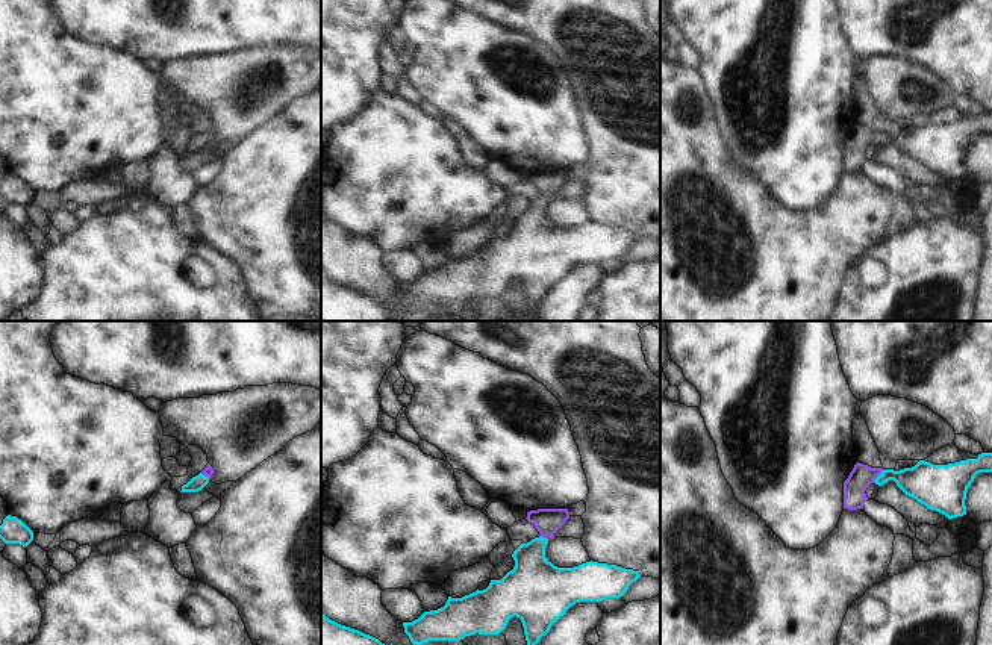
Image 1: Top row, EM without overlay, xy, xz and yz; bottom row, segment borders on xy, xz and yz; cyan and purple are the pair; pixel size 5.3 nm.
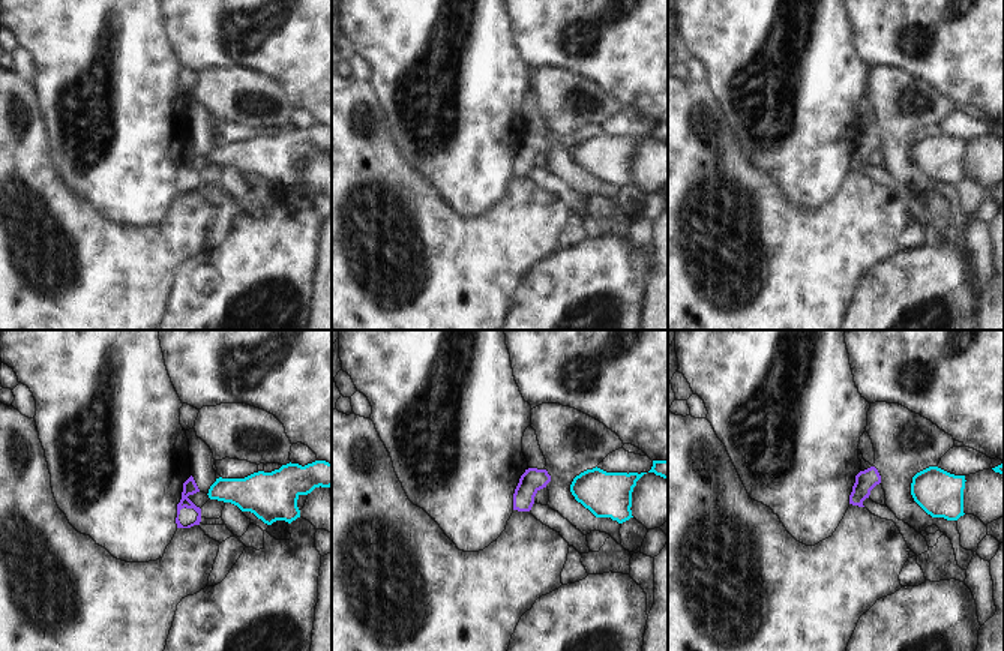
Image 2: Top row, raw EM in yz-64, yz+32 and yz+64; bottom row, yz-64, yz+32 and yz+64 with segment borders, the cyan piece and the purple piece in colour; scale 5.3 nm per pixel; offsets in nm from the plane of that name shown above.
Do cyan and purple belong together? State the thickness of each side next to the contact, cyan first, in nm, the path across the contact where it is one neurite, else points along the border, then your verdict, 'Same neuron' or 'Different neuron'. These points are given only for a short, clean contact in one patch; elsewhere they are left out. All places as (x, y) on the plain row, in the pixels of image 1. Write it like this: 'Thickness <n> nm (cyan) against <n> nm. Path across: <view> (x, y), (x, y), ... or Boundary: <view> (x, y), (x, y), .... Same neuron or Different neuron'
Thickness 200 nm (cyan) against 120 nm. Path across: yz (924, 143), (879, 137), (862, 137). Same neuron.

